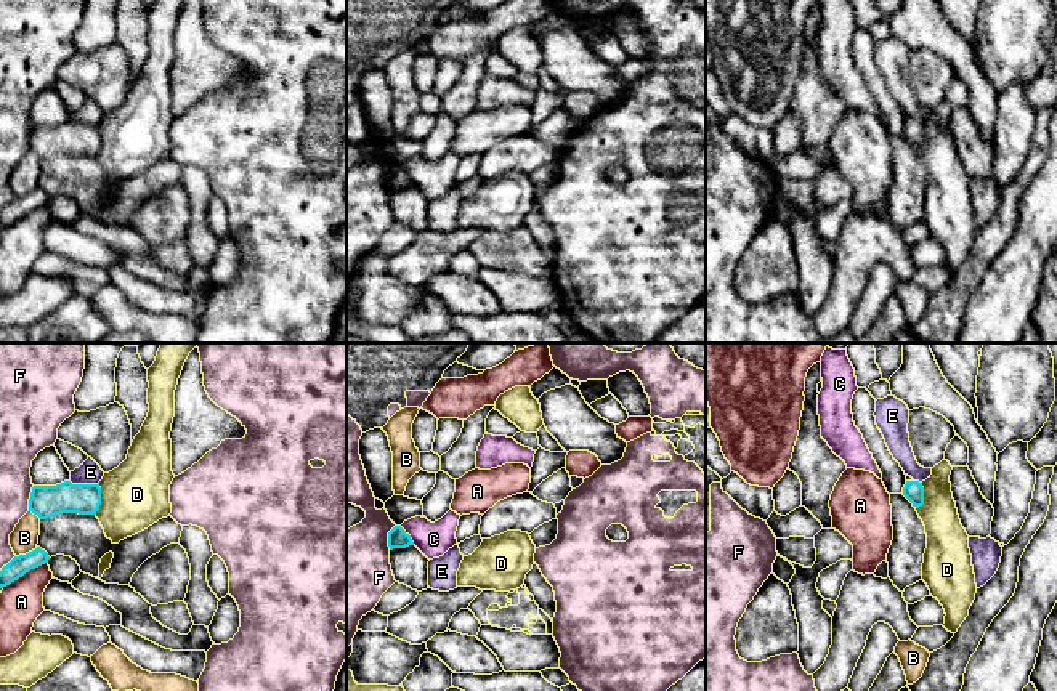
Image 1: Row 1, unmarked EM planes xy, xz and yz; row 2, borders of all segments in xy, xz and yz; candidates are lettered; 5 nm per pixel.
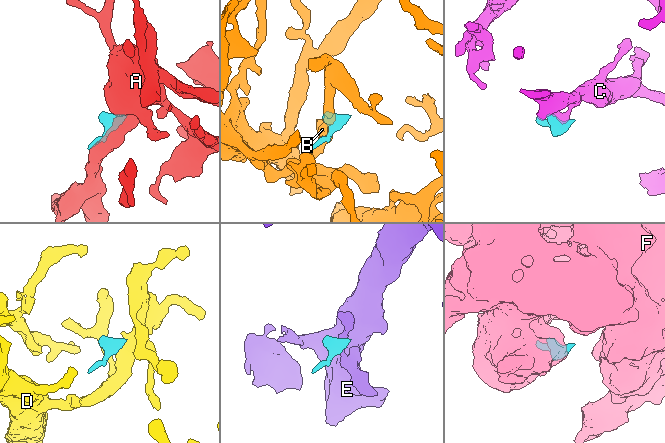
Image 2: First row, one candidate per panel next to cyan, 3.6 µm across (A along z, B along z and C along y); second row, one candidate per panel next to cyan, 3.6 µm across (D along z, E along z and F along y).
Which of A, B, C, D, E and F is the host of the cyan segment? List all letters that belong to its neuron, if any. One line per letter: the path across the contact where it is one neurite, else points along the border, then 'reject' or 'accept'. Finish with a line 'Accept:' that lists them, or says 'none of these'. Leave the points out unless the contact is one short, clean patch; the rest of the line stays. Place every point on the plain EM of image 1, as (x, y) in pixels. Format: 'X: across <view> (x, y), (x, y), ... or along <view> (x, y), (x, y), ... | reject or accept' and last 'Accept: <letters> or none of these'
A: along xy (47, 202), (2, 228) | reject
B: reject
C: along xz (400, 167), (414, 185) | reject
D: along xy (100, 124), (100, 149), (95, 154) | reject
E: along xy (69, 121), (72, 124), (98, 124) | reject
F: reject
Accept: none of these

